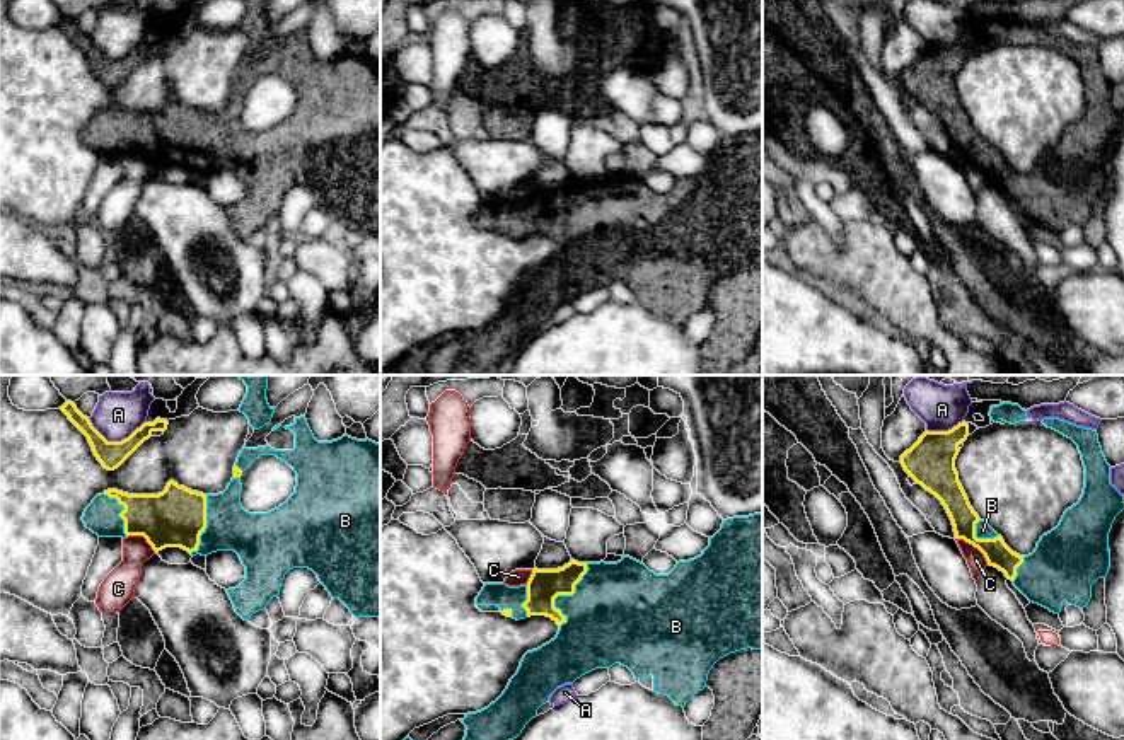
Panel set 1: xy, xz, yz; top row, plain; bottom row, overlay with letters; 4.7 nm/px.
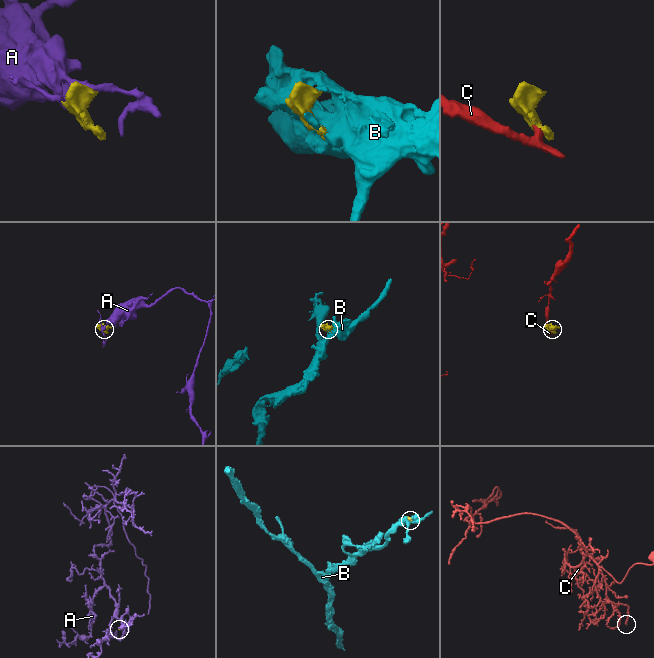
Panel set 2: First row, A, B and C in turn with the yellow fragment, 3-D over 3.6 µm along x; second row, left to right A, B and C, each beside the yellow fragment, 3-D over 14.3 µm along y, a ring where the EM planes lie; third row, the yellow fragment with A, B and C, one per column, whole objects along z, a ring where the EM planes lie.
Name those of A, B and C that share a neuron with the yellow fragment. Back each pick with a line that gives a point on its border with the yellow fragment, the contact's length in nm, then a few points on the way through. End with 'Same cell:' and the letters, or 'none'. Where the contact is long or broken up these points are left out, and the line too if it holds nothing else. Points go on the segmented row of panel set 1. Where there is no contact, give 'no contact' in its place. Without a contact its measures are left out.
B: contact xz (565, 594); length 340 nm
Same cell: B

